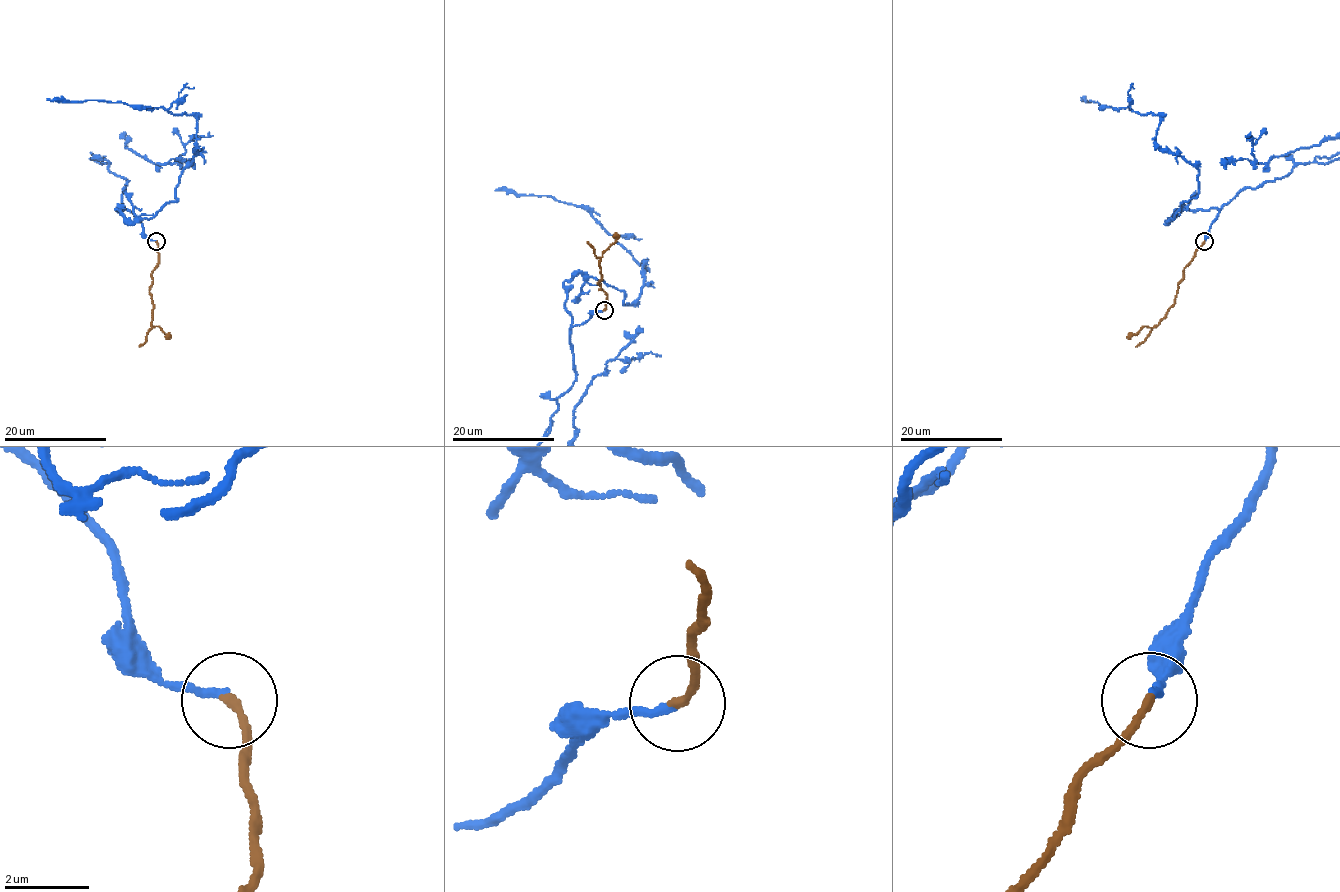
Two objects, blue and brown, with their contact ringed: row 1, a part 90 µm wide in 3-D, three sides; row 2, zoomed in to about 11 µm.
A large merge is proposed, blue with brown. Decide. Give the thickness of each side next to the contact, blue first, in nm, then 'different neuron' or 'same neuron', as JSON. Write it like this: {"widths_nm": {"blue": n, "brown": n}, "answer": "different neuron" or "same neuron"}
{"widths_nm": {"blue": 180, "brown": 200}, "answer": "same neuron"}

